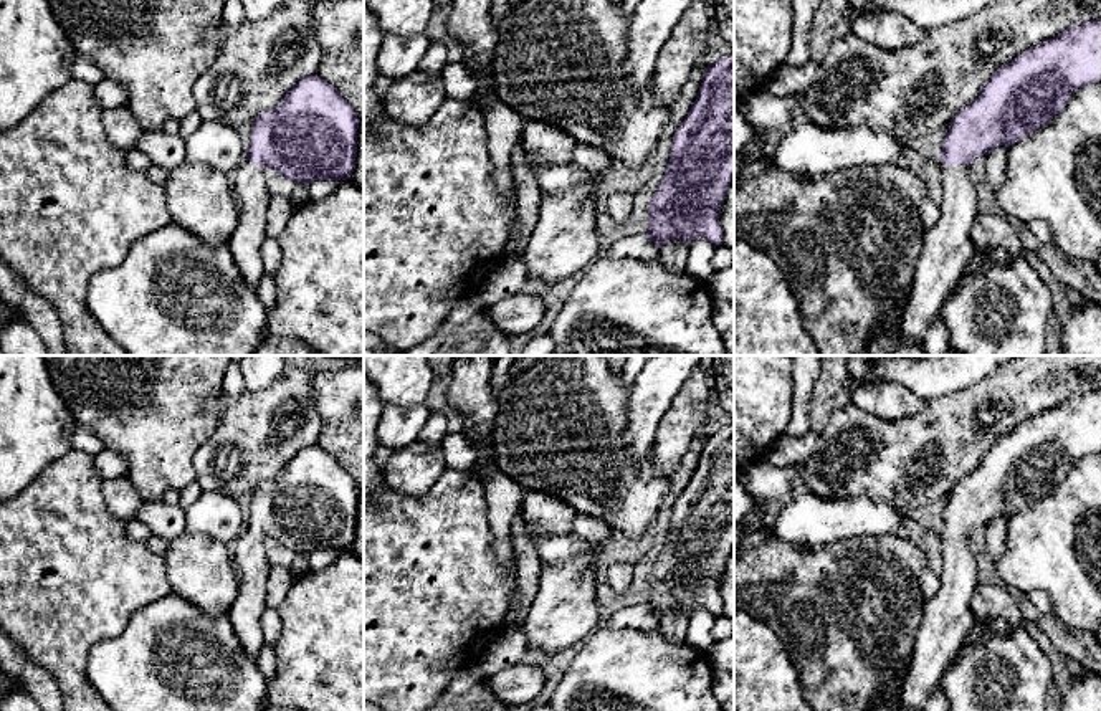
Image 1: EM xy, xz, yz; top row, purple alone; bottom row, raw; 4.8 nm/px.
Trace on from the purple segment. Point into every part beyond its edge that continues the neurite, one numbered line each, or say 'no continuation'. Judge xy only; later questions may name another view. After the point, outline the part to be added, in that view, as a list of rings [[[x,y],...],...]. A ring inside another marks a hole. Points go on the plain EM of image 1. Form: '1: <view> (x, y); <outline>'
1: xy (250, 559); [[[246,527],[231,544],[231,559],[238,570],[238,592],[228,617],[245,651],[255,660],[265,645],[261,615],[266,604],[271,562],[263,537]]]

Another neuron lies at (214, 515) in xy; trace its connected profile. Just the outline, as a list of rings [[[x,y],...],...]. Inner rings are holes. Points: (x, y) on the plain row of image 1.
[[[203,491],[200,498],[185,509],[185,532],[203,534],[223,544],[233,544],[246,527],[235,498],[222,493]]]

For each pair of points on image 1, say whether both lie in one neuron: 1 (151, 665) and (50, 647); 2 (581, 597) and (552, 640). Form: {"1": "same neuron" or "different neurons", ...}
{"1": "different neurons", "2": "same neuron"}

